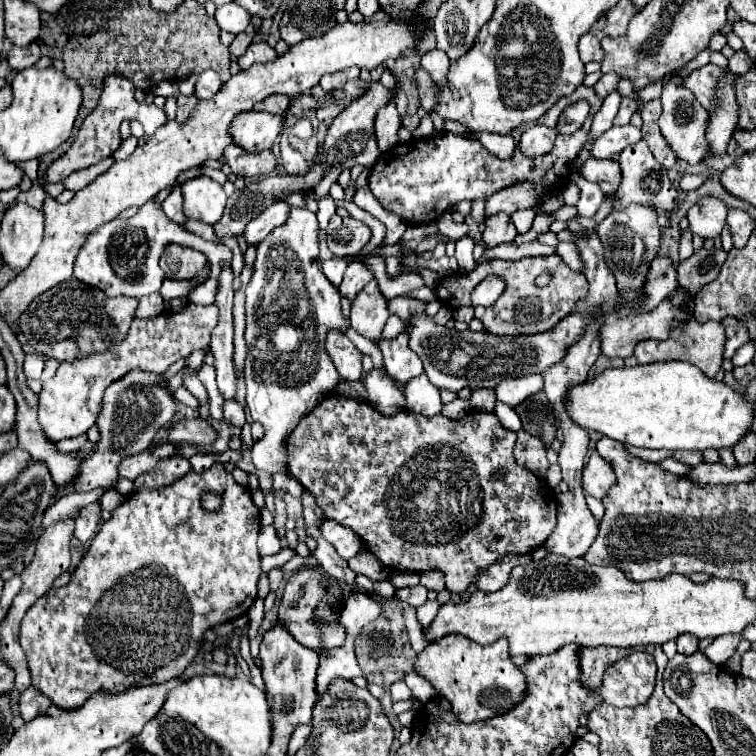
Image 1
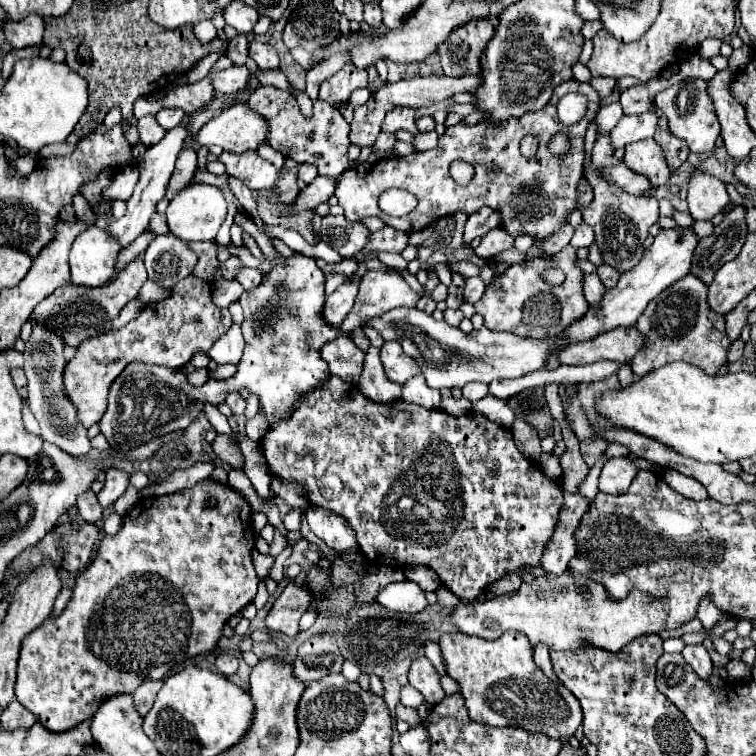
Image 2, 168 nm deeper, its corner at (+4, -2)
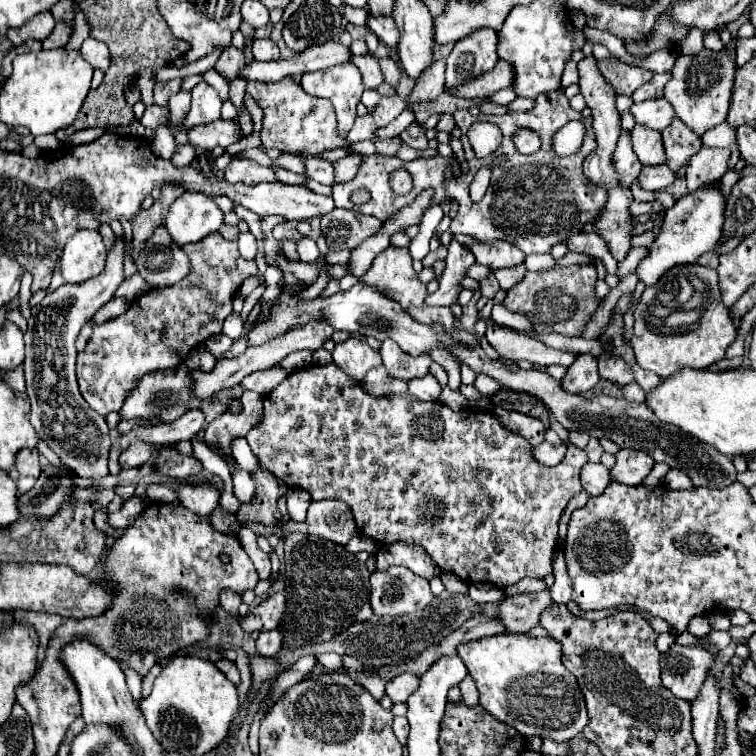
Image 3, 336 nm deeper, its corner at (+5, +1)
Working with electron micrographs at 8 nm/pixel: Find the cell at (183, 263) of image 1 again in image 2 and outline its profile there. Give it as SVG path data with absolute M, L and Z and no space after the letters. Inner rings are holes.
M173 235L155 237L149 243L143 259L147 265L149 279L165 289L191 275L197 263L197 255L191 251L191 247L175 239Z

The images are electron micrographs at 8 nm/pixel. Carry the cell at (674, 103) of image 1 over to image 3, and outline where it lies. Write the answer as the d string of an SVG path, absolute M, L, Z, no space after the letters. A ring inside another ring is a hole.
M708 48L692 56L680 54L672 68L672 78L664 88L664 98L670 100L676 112L676 118L680 118L692 132L702 136L710 128L722 124L728 116L732 84L734 84L734 70L736 70L736 64L732 58L728 58L726 48L720 54Z

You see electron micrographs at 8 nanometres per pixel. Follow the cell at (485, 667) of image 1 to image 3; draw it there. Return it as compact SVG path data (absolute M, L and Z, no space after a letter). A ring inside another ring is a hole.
M506 632L464 642L456 652L476 682L480 706L496 720L514 726L526 738L550 738L560 744L572 740L586 726L584 696L574 676L562 664L562 650L556 640Z

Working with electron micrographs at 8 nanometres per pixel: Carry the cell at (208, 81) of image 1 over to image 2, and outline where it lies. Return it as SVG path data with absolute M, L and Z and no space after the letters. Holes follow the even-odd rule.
M233 65L227 71L217 71L213 73L213 85L215 85L215 93L239 93L249 85L249 79L257 77L253 71L249 71L245 65Z

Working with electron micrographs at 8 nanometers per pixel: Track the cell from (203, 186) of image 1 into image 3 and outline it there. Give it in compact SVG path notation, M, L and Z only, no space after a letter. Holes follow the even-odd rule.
M184 192L174 200L166 216L166 230L180 244L198 242L222 226L222 210L212 196L200 192Z

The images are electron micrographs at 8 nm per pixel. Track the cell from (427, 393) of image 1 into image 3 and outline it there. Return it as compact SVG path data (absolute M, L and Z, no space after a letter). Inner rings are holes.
M426 374L424 378L418 378L418 380L410 380L408 388L410 388L410 394L414 398L430 400L430 402L436 402L440 396L440 390L442 390L438 380L432 374Z

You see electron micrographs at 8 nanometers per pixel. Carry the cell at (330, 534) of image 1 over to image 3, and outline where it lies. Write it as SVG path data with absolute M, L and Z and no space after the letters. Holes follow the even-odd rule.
M320 500L312 502L306 518L308 532L320 536L324 540L332 540L336 544L348 544L352 536L356 536L356 524L348 504L340 500Z

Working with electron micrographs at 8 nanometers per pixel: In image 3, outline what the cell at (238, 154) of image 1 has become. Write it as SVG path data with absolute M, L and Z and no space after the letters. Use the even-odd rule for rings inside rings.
M234 156L224 170L224 178L230 182L242 182L252 186L260 182L274 182L276 174L272 168L264 168L246 156Z

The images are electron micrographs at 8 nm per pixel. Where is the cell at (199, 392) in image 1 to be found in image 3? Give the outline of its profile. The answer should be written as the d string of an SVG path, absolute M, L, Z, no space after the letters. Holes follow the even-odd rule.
M234 438L232 444L230 444L230 450L232 450L232 458L234 458L244 470L250 472L250 470L254 470L254 468L260 466L258 460L256 460L256 456L250 452L250 446L248 446L246 438Z

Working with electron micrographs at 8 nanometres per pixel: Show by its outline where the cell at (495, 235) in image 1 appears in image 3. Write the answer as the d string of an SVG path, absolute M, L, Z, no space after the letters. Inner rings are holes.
M496 240L496 242L488 242L488 244L486 242L474 244L470 250L476 256L476 262L488 266L490 270L510 268L510 266L524 262L524 252L506 240Z

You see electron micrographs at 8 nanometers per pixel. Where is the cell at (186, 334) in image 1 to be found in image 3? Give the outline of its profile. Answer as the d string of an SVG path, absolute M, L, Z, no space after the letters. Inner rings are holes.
M220 234L206 236L198 244L186 244L190 256L190 274L168 288L154 288L130 304L130 308L100 326L94 326L84 352L78 352L76 376L80 394L90 408L102 416L118 412L126 392L138 382L138 376L154 370L184 364L188 352L200 342L222 332L226 316L232 312L232 294L244 278L256 276L254 260L244 260L236 242L226 242Z

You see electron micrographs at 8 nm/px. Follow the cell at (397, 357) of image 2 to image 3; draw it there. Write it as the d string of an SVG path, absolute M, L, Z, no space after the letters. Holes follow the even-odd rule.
M384 340L380 346L380 356L382 364L386 366L388 374L398 378L398 380L412 380L412 378L422 378L430 370L430 356L410 356L398 348L392 340Z

